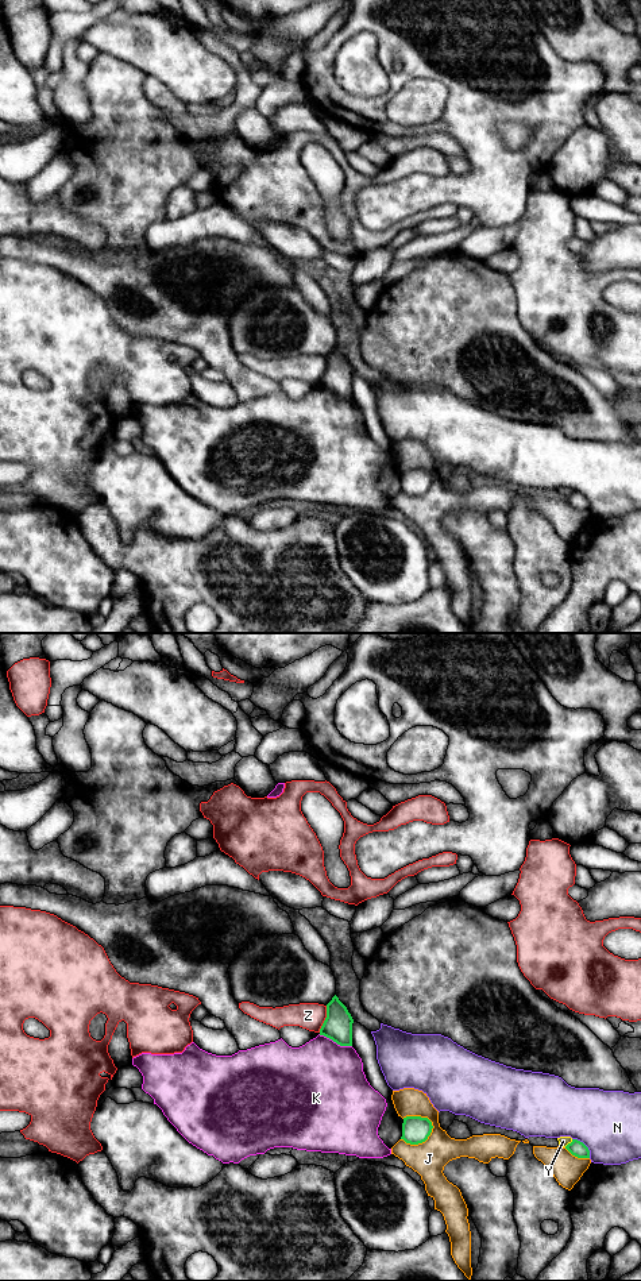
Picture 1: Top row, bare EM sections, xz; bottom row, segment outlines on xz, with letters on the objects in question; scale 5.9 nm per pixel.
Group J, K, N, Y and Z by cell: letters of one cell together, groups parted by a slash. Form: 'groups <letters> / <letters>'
groups J / K / N / Y / Z

